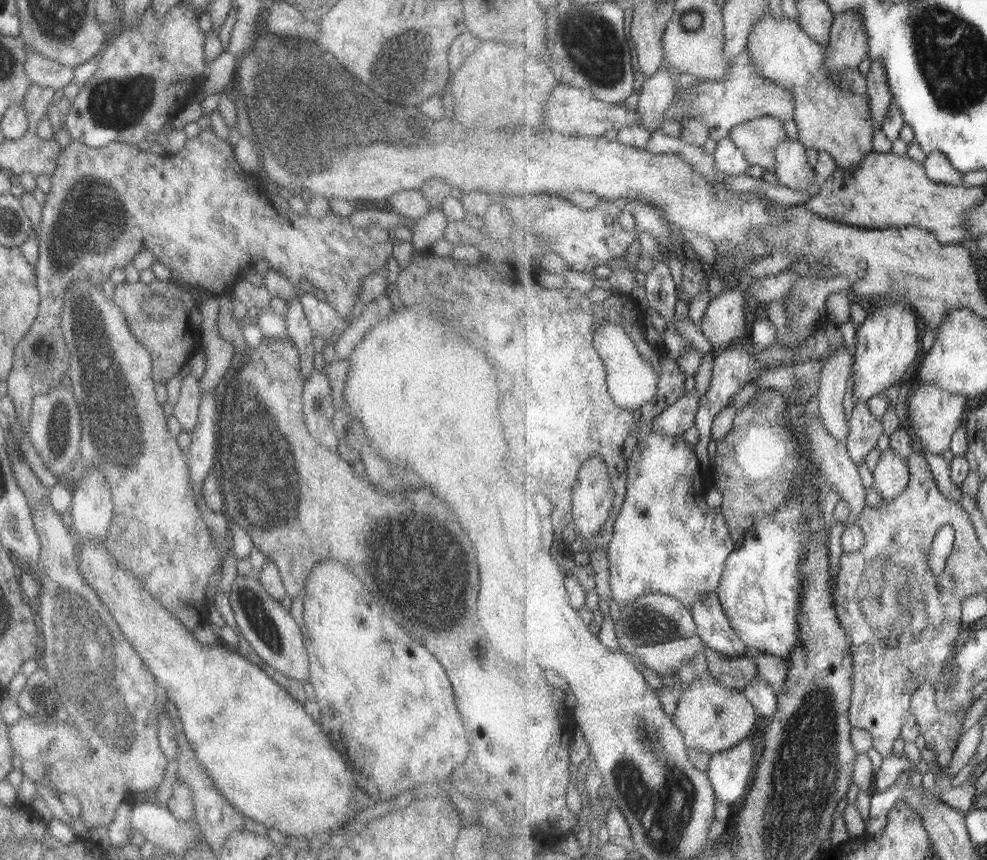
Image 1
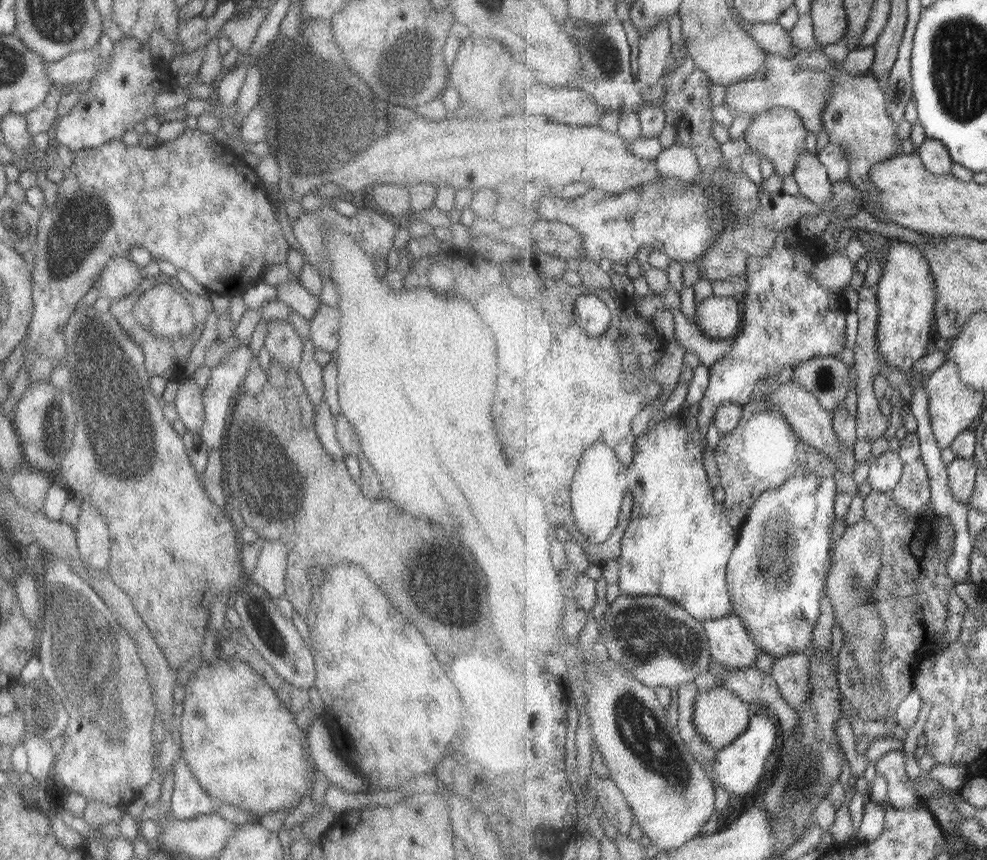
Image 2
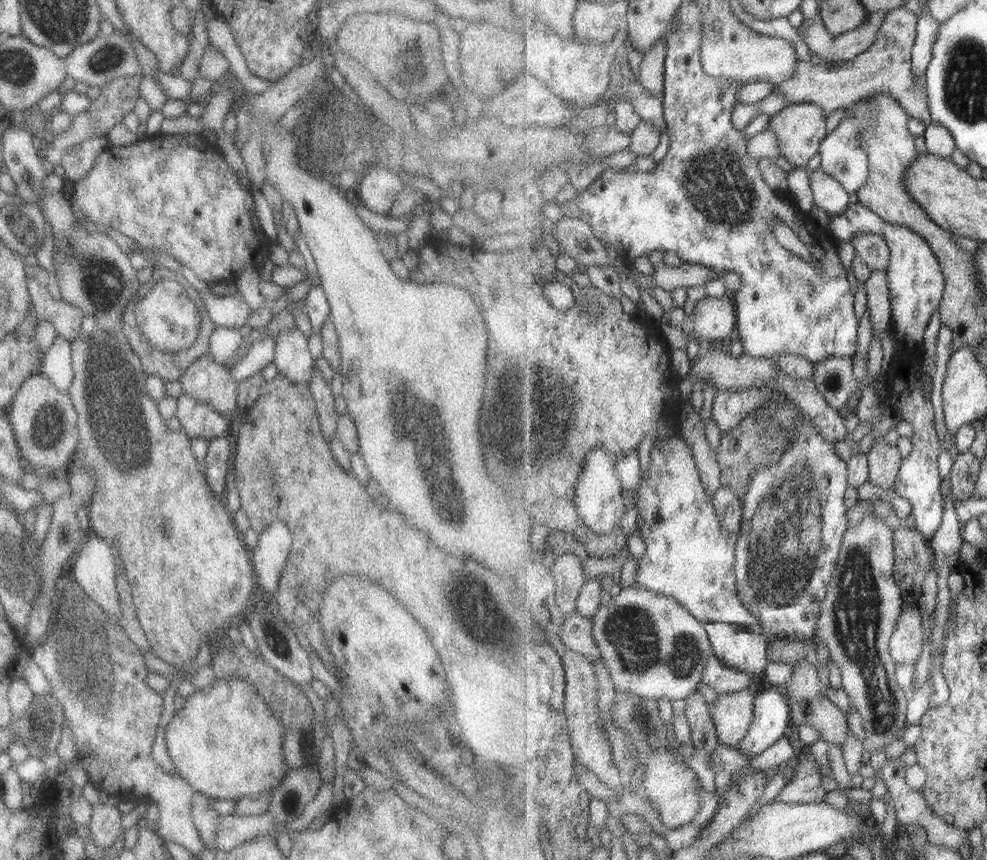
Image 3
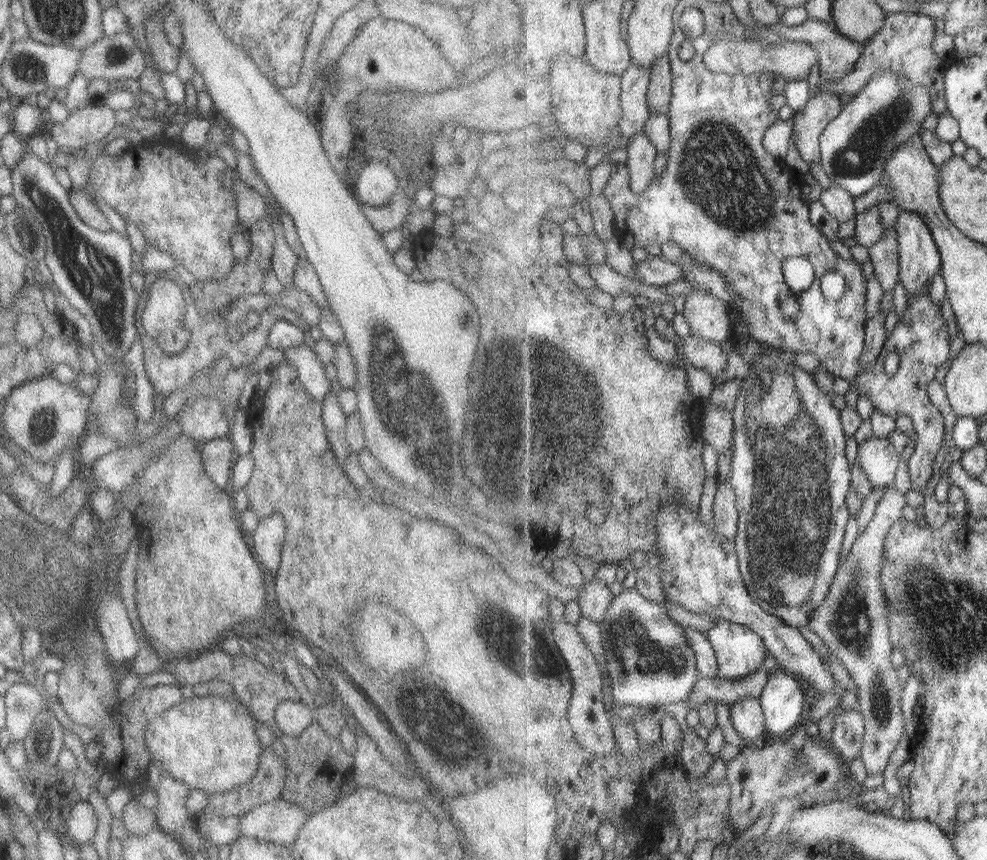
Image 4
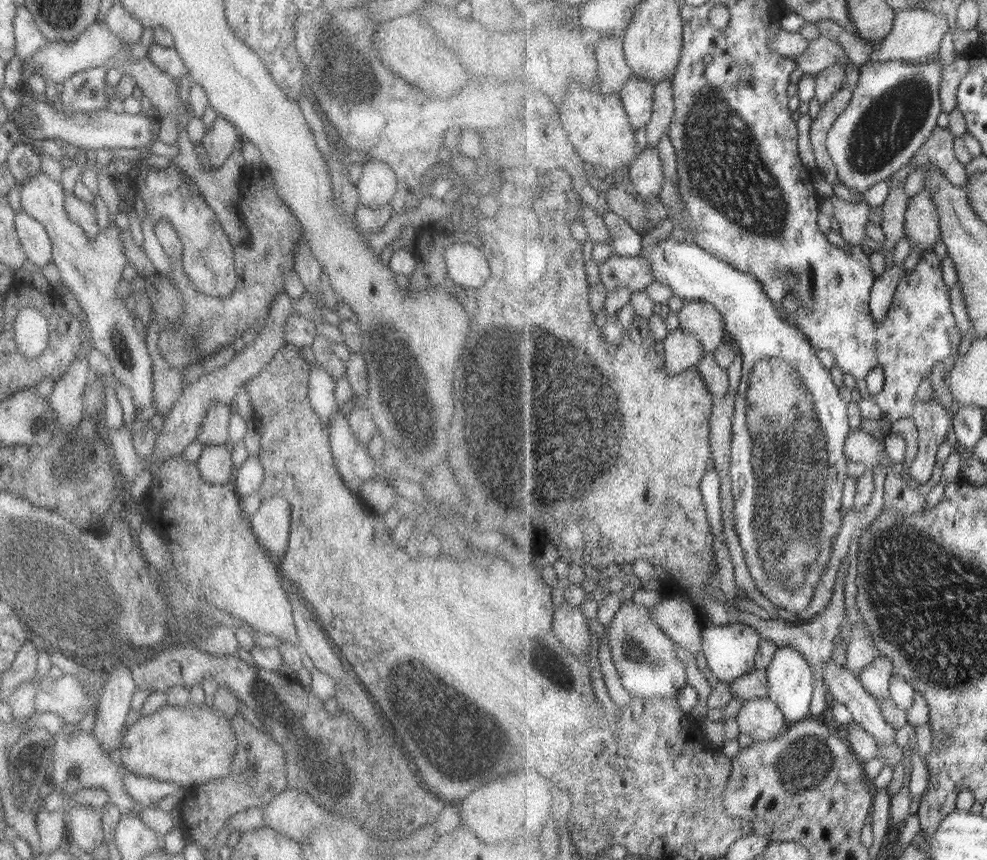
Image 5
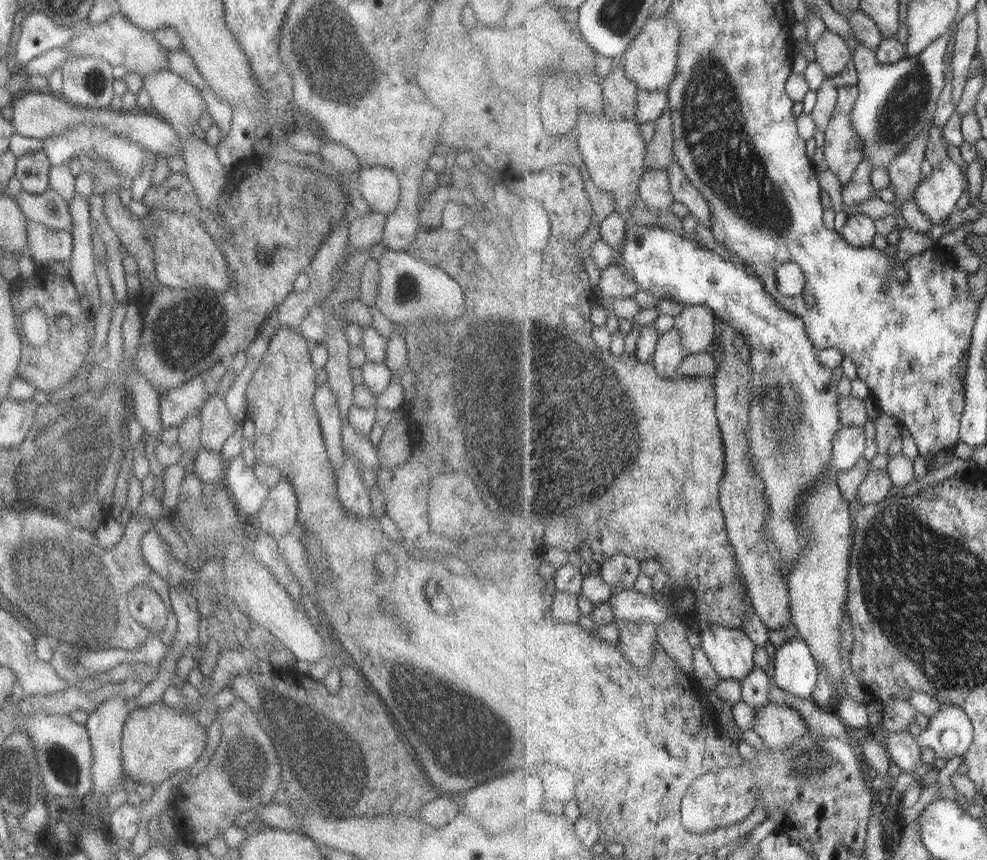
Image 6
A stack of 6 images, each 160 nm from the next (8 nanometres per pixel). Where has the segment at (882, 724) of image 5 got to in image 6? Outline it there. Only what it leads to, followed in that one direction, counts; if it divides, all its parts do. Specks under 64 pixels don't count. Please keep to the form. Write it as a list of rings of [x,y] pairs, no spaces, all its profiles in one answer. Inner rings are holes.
[[[884,731],[886,748],[895,761],[906,773],[913,772],[916,766],[923,763],[922,748],[919,746],[918,738],[905,731]]]

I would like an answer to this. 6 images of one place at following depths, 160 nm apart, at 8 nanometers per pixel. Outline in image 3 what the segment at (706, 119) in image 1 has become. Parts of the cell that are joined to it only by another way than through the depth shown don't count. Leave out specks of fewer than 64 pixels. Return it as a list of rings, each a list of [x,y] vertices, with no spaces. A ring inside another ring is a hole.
[[[904,7],[887,12],[882,29],[877,34],[875,44],[867,52],[861,53],[851,60],[832,64],[821,62],[815,65],[810,62],[797,61],[793,78],[787,80],[787,82],[773,84],[772,92],[779,91],[781,95],[785,95],[787,102],[791,102],[792,105],[815,104],[823,109],[823,113],[827,117],[837,112],[837,110],[851,110],[853,106],[857,105],[857,102],[873,98],[877,94],[889,94],[905,108],[907,116],[920,120],[926,129],[932,124],[933,120],[933,115],[931,115],[931,111],[928,108],[929,95],[927,95],[927,87],[925,87],[925,82],[927,81],[925,81],[925,76],[919,77],[919,79],[914,76],[912,65],[912,48],[916,43],[917,18],[917,14],[905,10]]]

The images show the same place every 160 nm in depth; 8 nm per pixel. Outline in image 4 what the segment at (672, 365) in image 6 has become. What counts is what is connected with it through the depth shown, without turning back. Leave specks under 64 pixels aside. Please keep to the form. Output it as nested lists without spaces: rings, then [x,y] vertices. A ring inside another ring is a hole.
[[[693,334],[679,343],[683,345],[684,363],[707,371],[713,380],[729,366],[729,355],[722,343],[714,343]]]

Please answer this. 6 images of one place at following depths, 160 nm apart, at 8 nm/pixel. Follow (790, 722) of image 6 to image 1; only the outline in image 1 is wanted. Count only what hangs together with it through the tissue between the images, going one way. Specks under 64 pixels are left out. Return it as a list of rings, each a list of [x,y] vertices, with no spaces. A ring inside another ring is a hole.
[[[709,670],[697,675],[686,687],[682,686],[681,692],[672,720],[684,734],[692,754],[725,752],[739,746],[753,734],[760,717],[754,704],[749,702],[743,691],[723,686]]]

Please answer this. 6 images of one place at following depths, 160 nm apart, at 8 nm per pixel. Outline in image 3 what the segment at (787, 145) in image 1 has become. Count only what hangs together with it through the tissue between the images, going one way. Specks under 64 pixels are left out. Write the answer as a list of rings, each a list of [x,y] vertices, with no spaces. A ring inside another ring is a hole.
[[[822,167],[809,170],[811,190],[814,204],[822,208],[827,214],[839,216],[849,208],[849,194],[845,187],[834,176],[827,174]]]

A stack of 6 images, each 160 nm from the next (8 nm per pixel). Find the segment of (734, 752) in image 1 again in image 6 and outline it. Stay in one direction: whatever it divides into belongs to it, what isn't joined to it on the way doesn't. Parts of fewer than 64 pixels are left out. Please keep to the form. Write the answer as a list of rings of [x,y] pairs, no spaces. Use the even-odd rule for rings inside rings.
[[[800,637],[774,652],[774,681],[793,697],[813,698],[819,673],[818,660]]]

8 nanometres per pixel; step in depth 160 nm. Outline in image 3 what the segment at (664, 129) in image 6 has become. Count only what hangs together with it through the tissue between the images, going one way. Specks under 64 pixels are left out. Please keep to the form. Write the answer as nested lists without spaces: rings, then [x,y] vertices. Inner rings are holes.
[[[665,39],[657,42],[643,53],[640,63],[638,82],[647,88],[653,97],[664,96],[667,49]]]

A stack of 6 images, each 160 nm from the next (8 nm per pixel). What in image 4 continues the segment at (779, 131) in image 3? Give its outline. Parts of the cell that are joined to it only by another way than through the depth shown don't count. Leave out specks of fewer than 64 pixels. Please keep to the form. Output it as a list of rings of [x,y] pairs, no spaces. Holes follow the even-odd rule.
[[[820,93],[809,100],[809,104],[795,112],[793,122],[793,142],[798,146],[800,156],[805,163],[820,163],[822,151],[820,139],[835,118],[839,117],[844,107],[839,95]]]

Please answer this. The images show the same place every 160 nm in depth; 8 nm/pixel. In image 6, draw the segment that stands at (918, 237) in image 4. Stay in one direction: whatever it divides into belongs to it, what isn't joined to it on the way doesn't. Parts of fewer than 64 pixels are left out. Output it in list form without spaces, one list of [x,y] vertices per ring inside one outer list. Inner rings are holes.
[[[945,159],[920,182],[914,200],[933,225],[943,224],[955,217],[957,202],[963,196],[967,181],[967,169],[963,173],[957,162]]]

